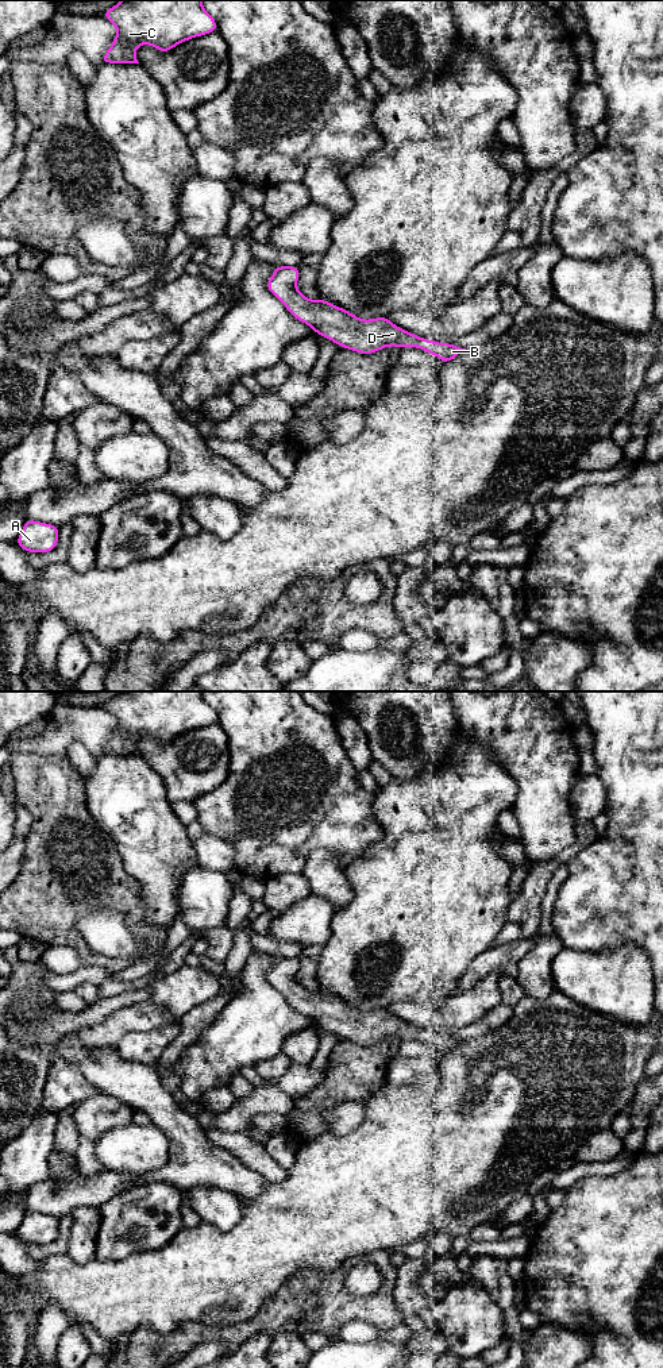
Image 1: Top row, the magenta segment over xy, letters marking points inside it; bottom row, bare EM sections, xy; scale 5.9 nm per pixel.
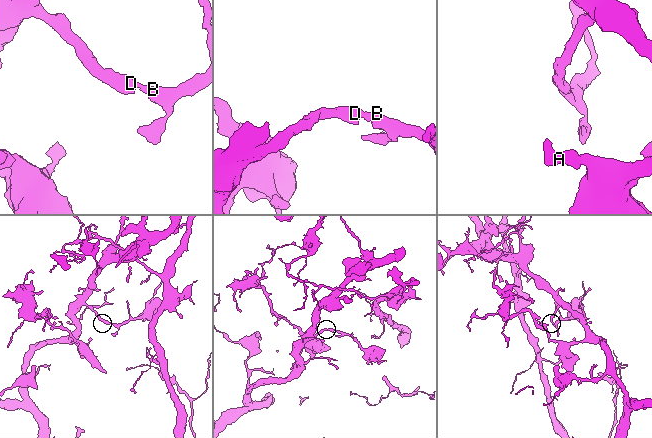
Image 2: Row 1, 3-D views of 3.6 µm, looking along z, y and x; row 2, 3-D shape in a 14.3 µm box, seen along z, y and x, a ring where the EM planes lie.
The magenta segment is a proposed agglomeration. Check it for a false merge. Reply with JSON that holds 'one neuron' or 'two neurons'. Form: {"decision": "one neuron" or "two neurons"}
{"decision": "one neuron"}

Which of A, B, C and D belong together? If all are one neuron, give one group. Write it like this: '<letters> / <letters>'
A B C D

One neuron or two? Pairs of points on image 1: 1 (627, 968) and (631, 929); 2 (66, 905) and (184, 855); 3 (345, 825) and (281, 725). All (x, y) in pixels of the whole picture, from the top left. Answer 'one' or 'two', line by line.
1: two
2: two
3: one

